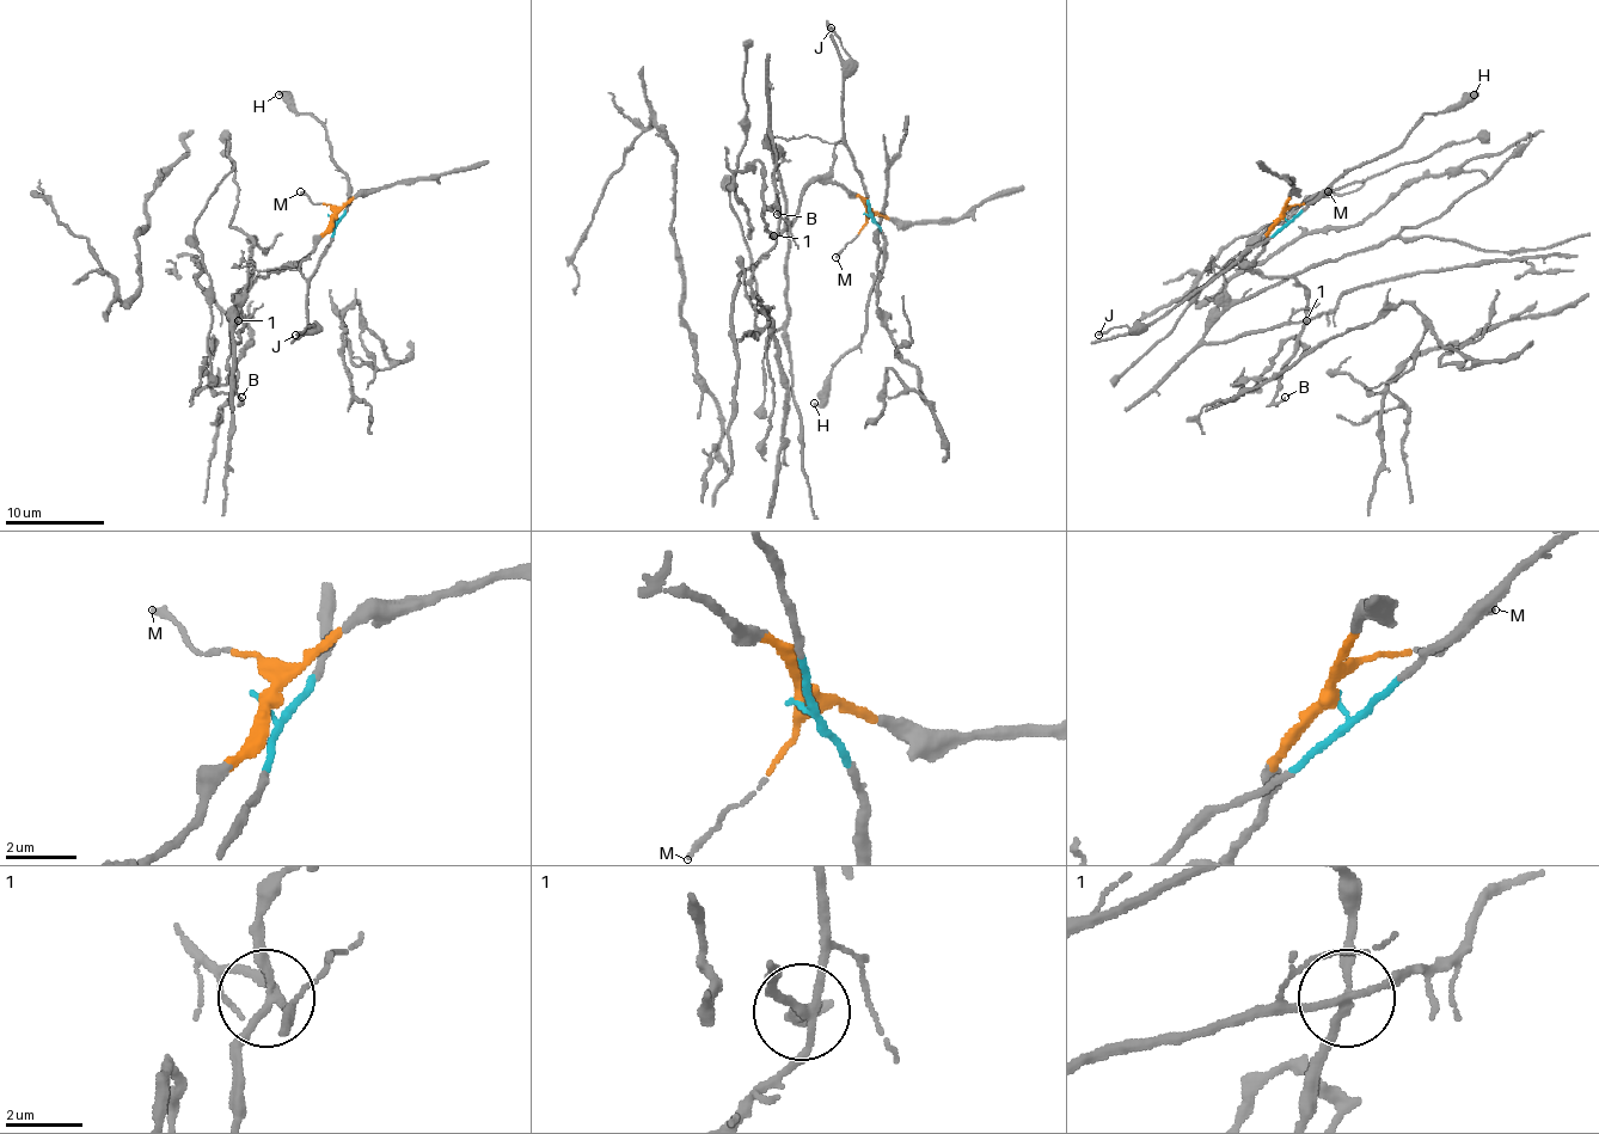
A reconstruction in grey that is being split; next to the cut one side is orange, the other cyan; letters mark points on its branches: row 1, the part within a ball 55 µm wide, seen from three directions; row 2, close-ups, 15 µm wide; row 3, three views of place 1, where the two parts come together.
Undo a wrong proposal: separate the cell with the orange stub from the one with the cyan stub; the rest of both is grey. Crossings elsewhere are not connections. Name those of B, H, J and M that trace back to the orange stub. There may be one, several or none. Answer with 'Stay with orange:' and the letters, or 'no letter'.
Stay with orange: B, M

